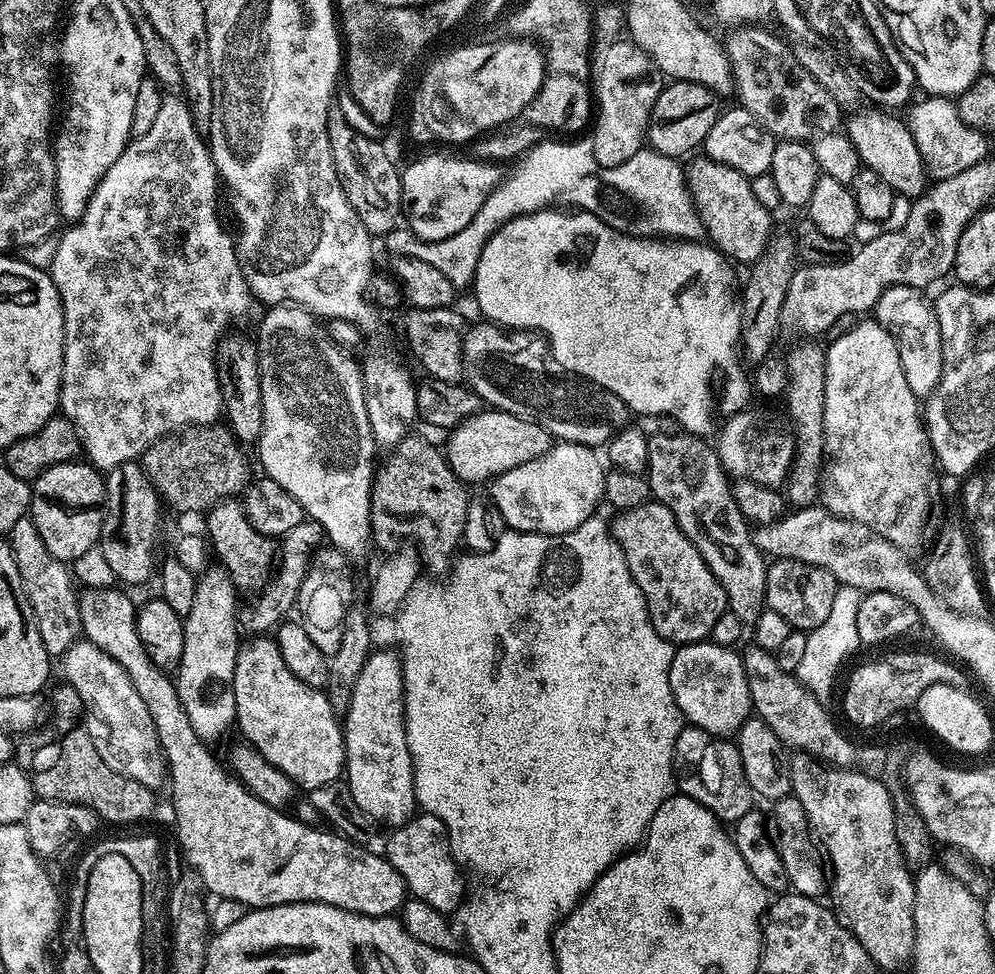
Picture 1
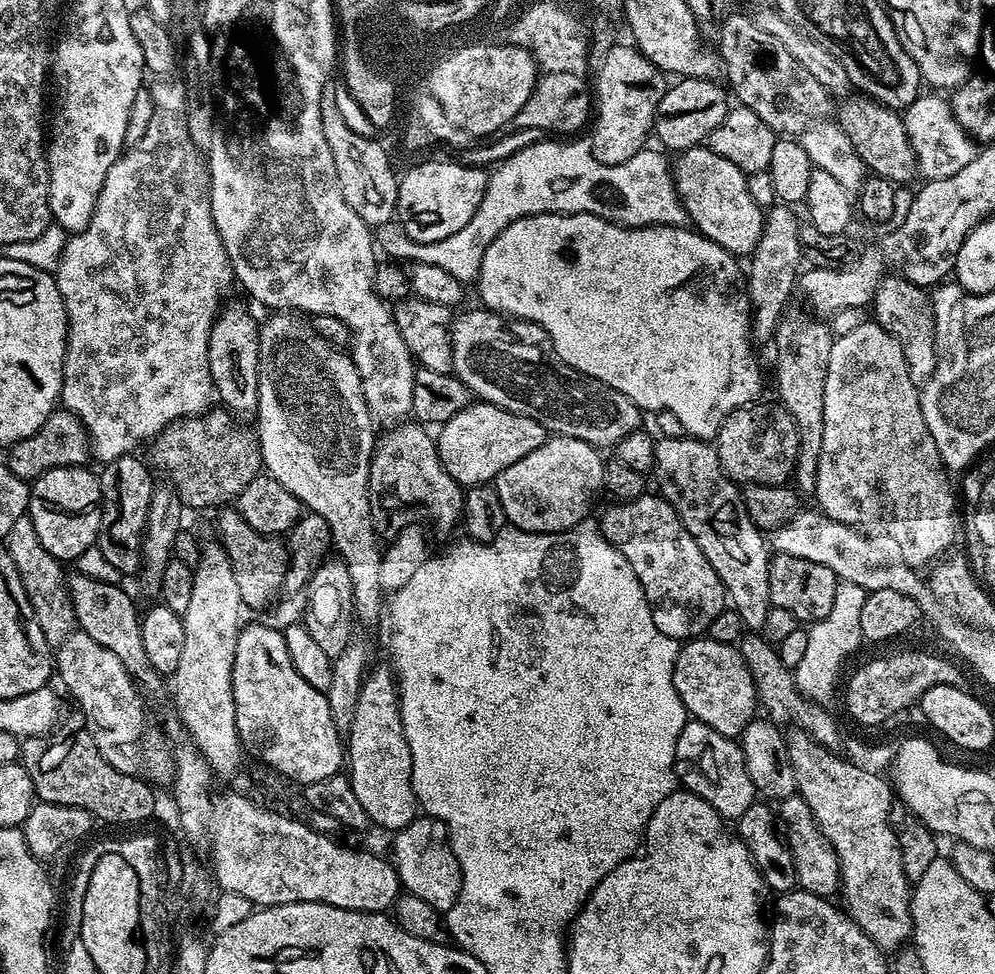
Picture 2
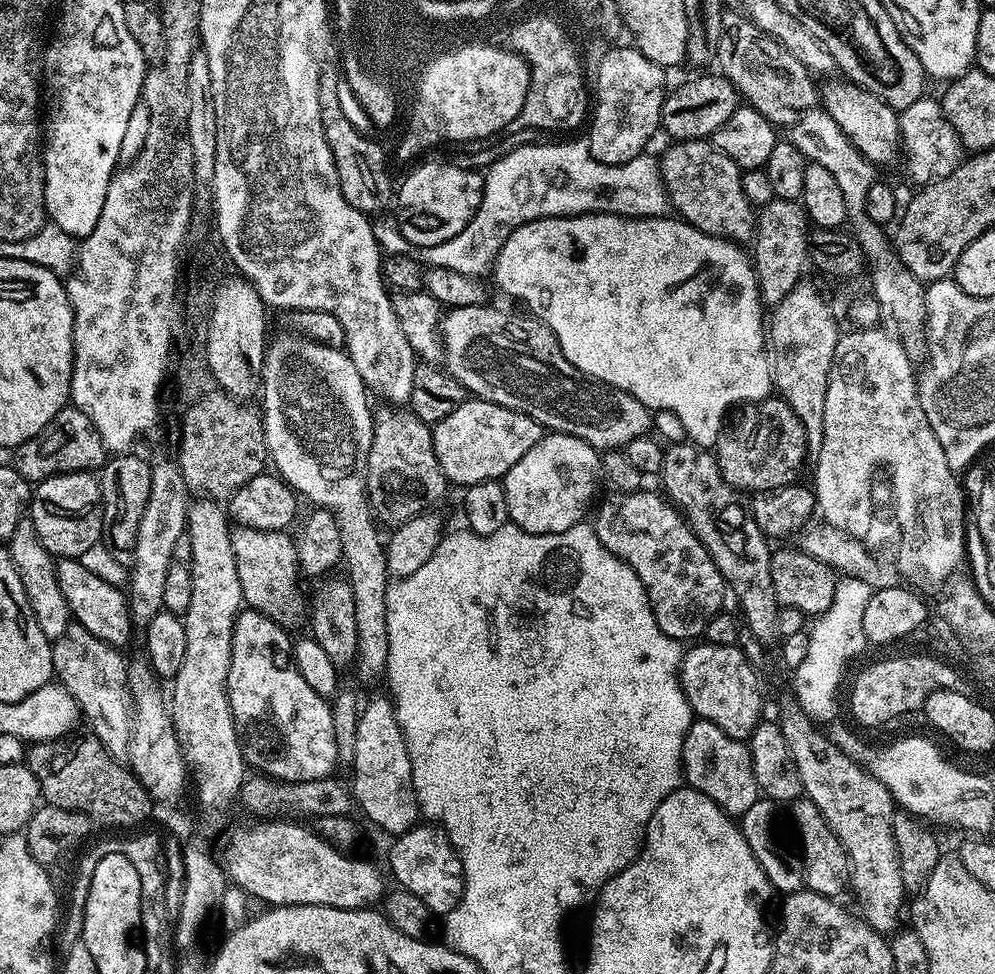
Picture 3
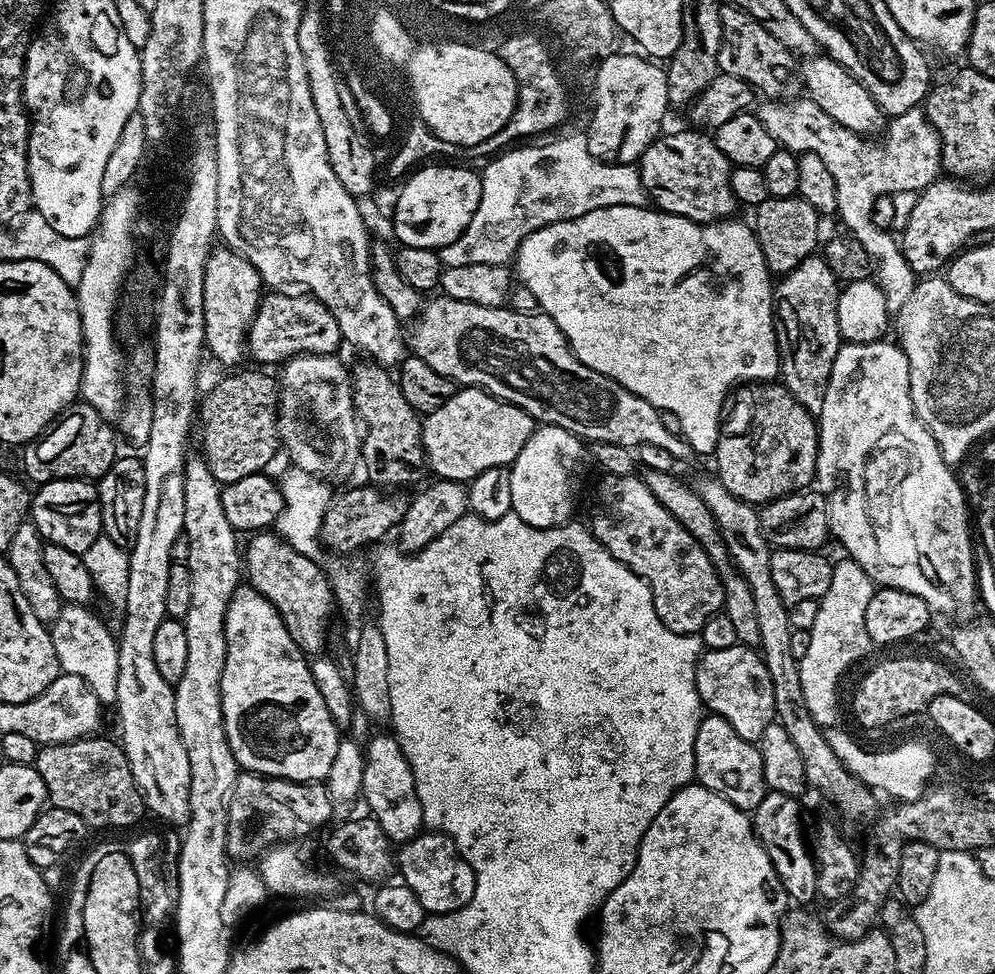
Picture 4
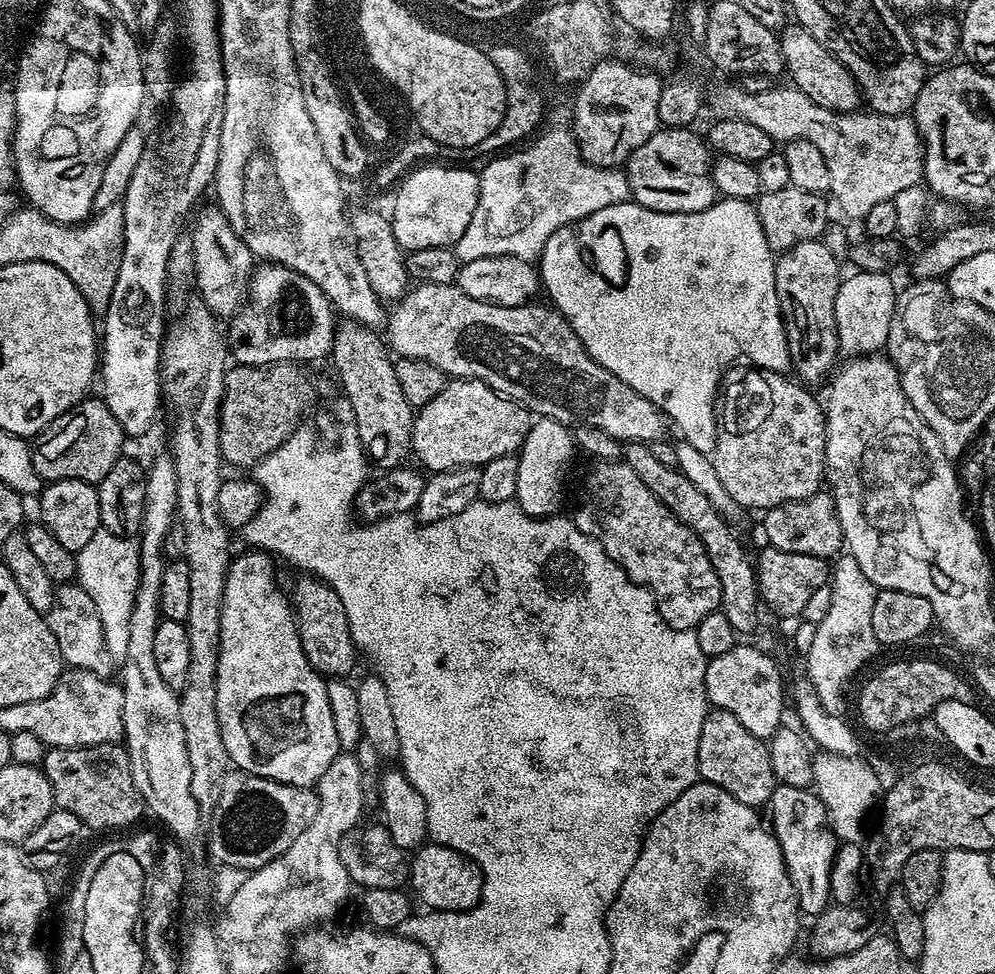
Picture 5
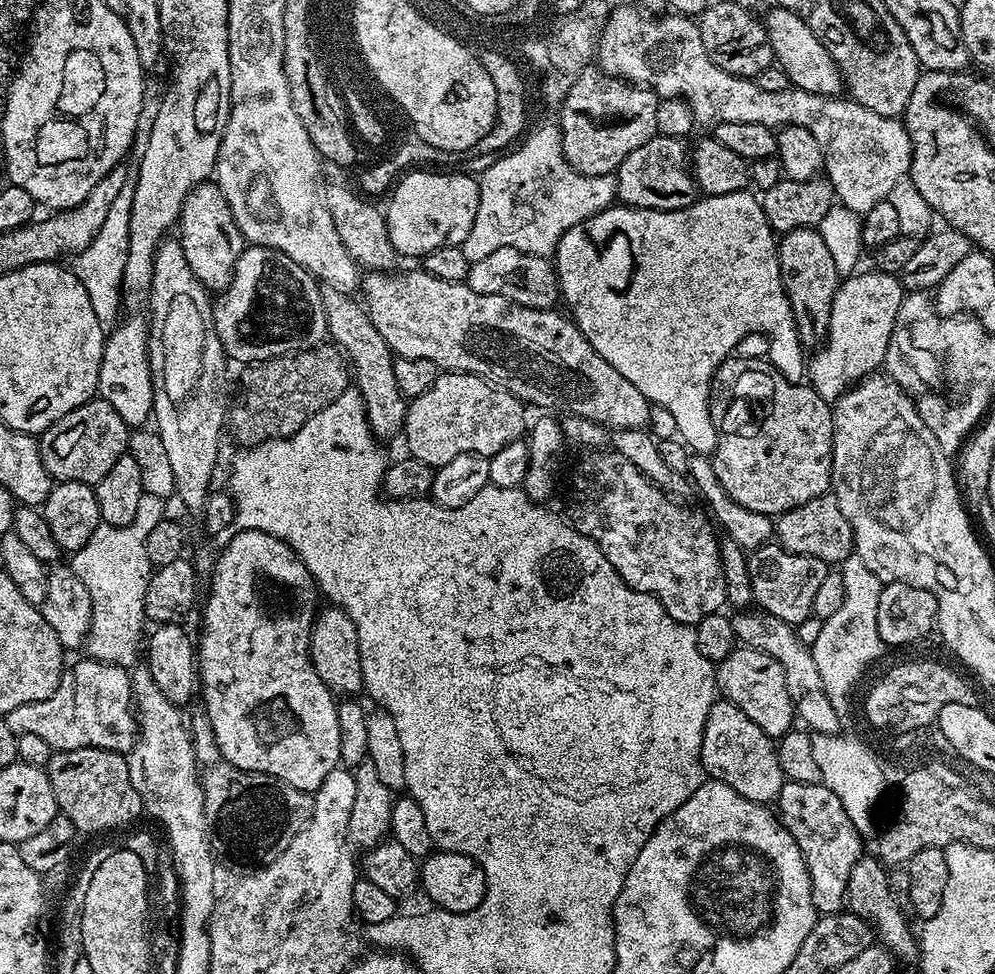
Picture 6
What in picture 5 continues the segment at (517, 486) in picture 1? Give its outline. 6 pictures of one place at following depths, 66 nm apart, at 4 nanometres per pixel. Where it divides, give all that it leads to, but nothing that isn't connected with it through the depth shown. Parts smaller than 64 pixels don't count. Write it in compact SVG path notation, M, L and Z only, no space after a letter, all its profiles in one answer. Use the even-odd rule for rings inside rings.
M533 419L516 461L518 462L518 490L515 502L531 516L551 516L560 504L572 459L578 455L578 447L573 440L573 429L557 420Z

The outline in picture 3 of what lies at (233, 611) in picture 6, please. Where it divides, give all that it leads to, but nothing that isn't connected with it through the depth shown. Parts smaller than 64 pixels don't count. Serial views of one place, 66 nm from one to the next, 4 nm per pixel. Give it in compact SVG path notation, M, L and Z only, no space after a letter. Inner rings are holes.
M244 610L236 617L234 638L232 639L230 674L228 675L228 701L230 702L230 710L234 718L236 737L240 740L240 749L244 755L244 762L249 769L278 780L322 780L331 777L333 775L332 767L337 767L338 764L332 709L329 701L325 699L325 697L318 695L314 690L310 690L310 685L306 682L306 678L302 678L302 674L298 674L298 670L294 663L294 640L293 637L290 638L288 636L291 635L262 612Z

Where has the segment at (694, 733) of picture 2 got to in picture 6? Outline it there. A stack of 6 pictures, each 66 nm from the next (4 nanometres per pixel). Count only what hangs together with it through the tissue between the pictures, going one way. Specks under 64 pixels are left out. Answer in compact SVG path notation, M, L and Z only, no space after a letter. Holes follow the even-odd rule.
M717 698L710 706L710 714L706 714L700 761L711 779L722 781L742 794L742 798L750 798L762 805L775 801L786 779L778 762L773 737L767 736L758 725L750 722L750 718L746 718L736 704L723 698Z

